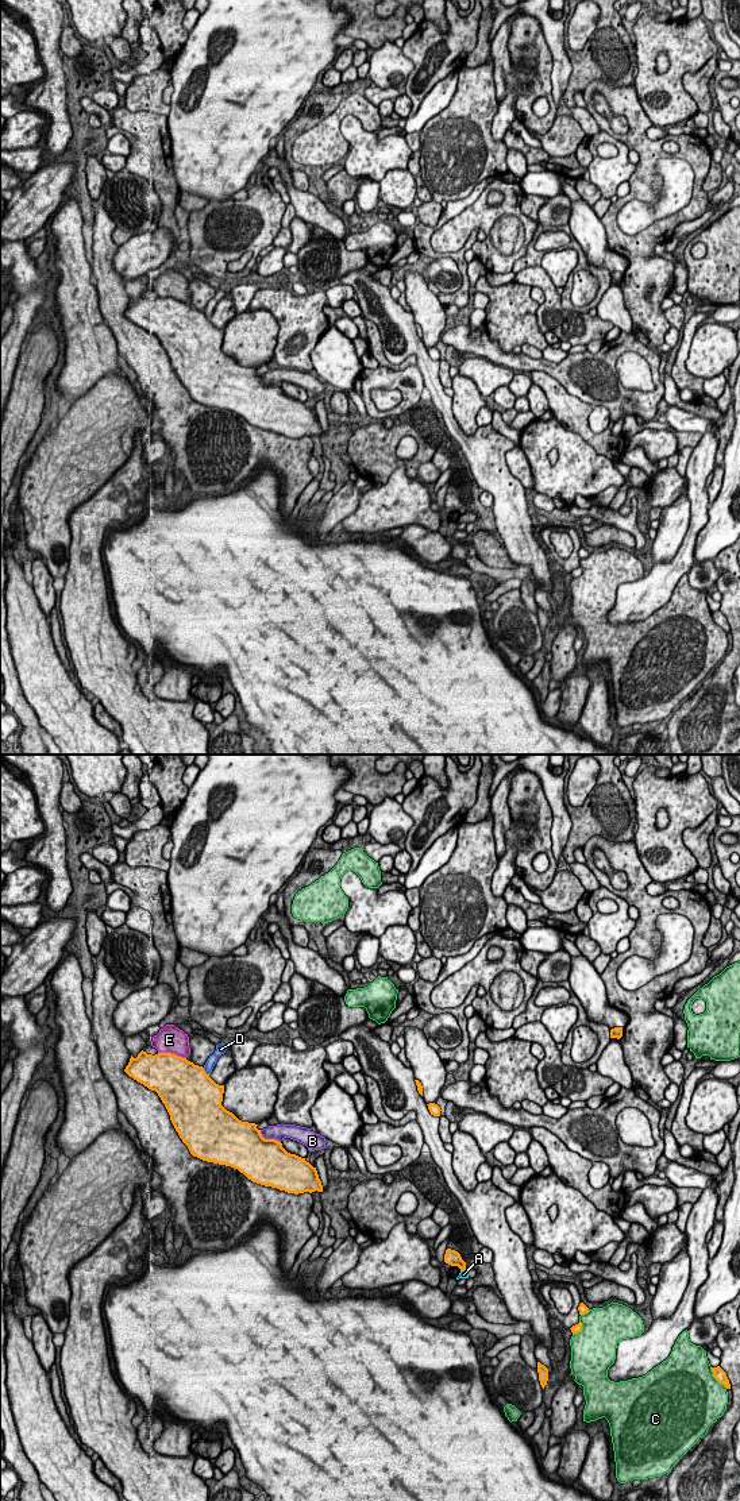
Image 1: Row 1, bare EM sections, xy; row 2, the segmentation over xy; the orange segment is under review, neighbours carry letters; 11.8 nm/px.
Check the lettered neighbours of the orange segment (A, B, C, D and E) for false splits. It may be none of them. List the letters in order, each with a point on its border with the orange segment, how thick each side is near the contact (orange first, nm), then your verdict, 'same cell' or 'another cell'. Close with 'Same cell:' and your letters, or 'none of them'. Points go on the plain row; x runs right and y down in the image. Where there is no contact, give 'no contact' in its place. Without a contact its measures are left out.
A: xy (462, 513) | 190/100 nm | another cell
B: xy (269, 384) | 500/190 nm | another cell
C: xy (716, 622) | 140/500 nm | another cell
D: xy (204, 316) | 500/120 nm | another cell
E: xy (170, 297) | 500/320 nm | same cell
Same cell: E

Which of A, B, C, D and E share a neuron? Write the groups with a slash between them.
A / B / C / D / E

